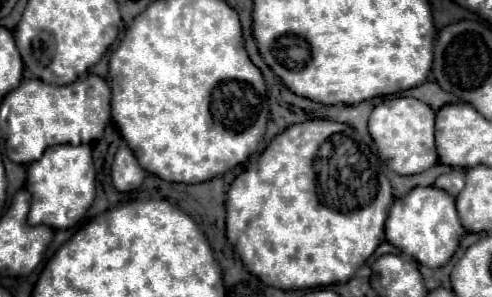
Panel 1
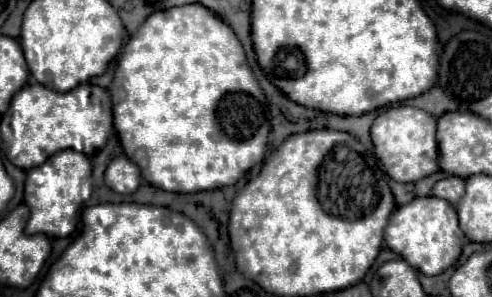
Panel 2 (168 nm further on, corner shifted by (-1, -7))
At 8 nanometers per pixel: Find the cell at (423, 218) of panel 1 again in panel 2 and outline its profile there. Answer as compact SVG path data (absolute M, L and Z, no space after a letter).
M417 197L393 211L385 229L385 243L423 275L439 275L459 259L467 237L459 229L457 211L449 201L439 197Z

